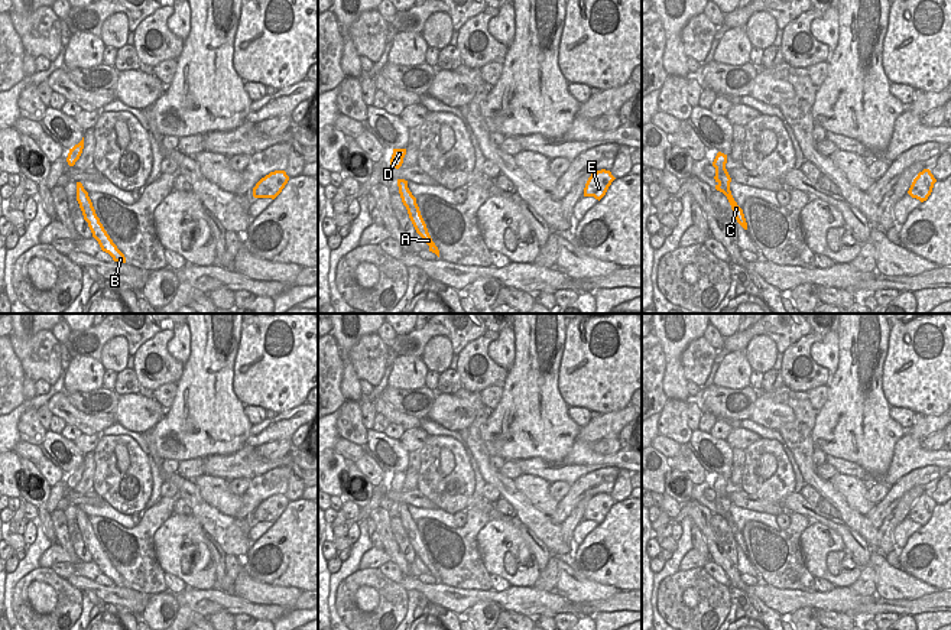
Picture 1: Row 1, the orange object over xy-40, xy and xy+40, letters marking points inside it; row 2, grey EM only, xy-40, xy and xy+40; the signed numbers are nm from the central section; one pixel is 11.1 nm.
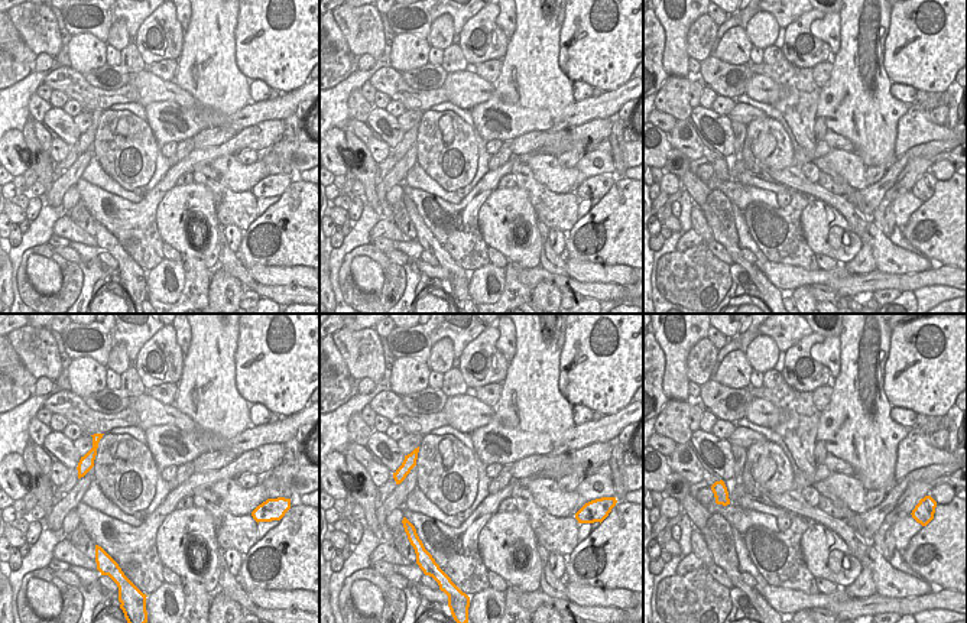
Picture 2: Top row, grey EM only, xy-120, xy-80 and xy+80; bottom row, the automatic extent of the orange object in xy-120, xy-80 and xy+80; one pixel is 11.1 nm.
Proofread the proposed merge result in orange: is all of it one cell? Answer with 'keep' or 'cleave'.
cleave

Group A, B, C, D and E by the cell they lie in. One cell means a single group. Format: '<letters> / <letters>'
A B C / D E

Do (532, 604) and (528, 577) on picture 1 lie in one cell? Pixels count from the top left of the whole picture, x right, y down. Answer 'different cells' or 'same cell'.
different cells

